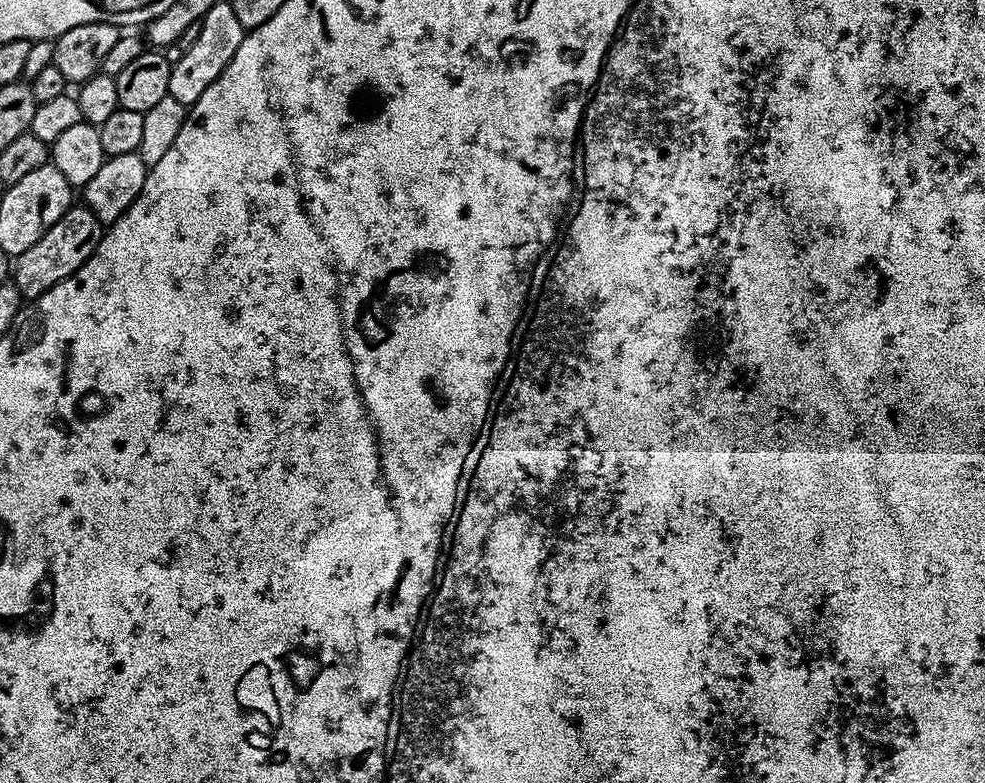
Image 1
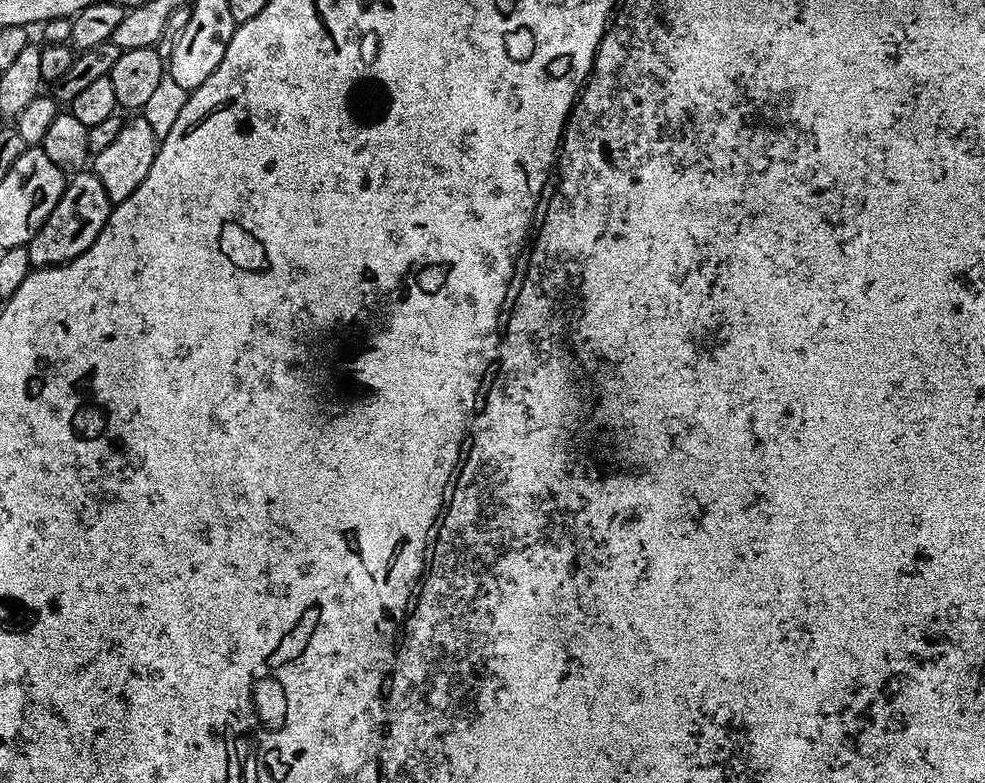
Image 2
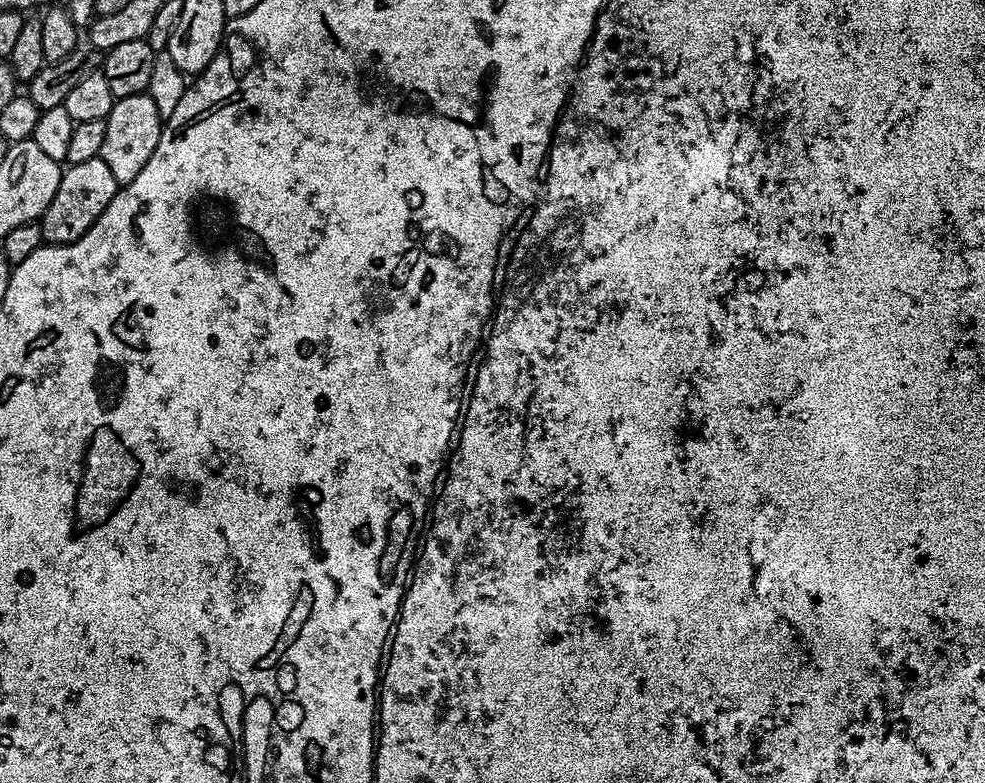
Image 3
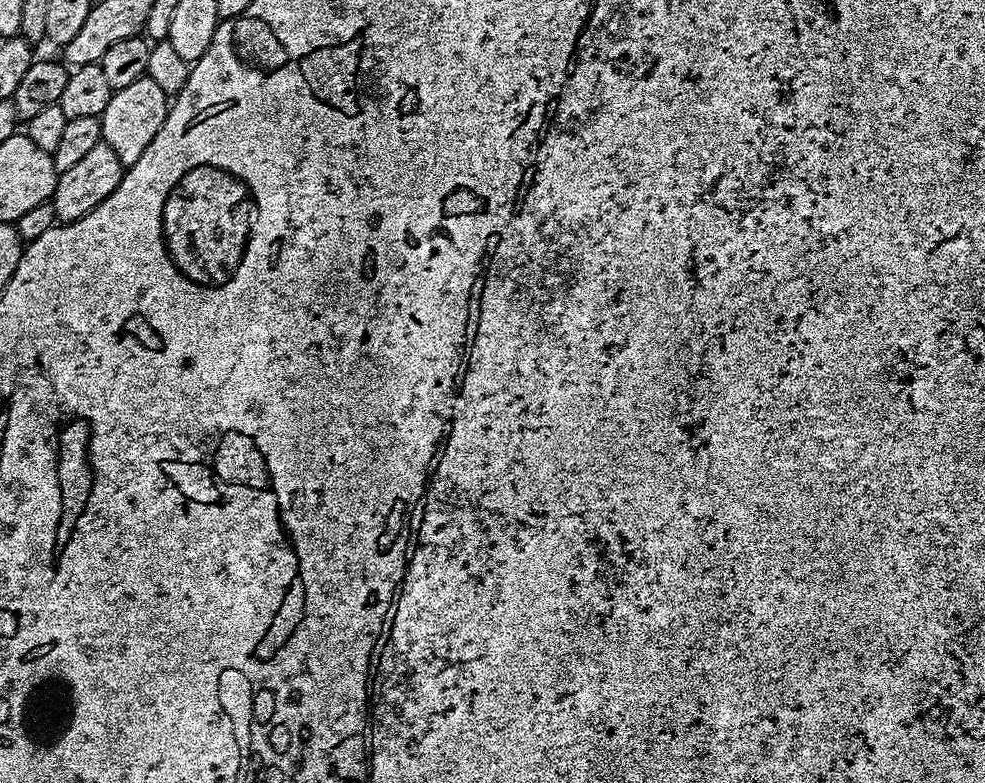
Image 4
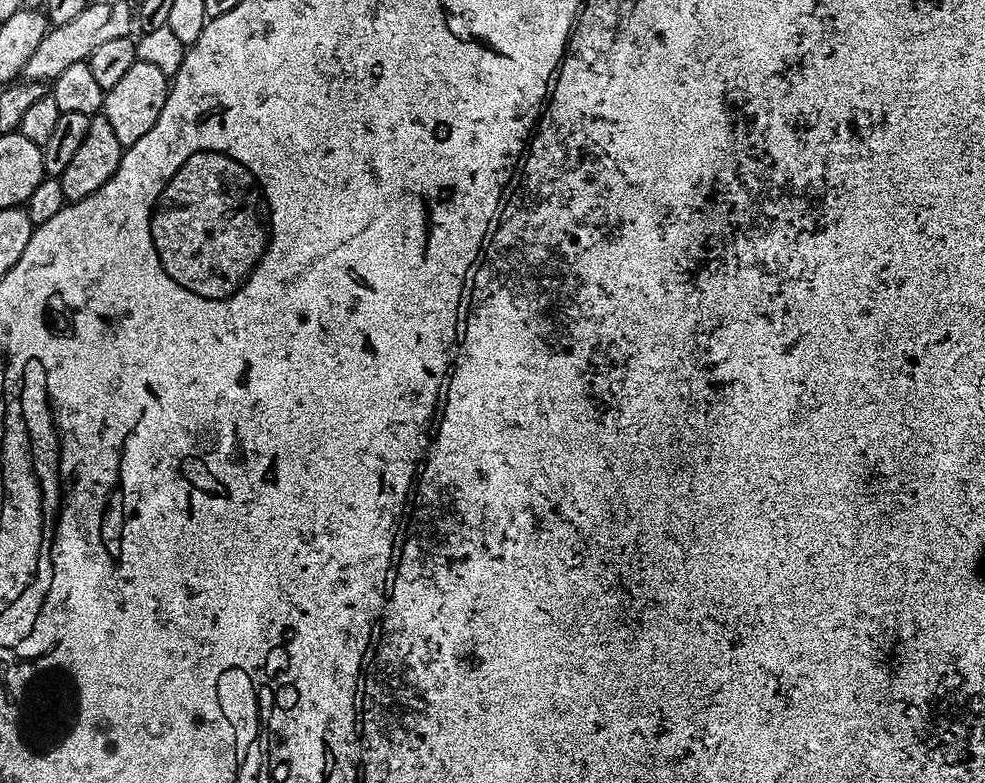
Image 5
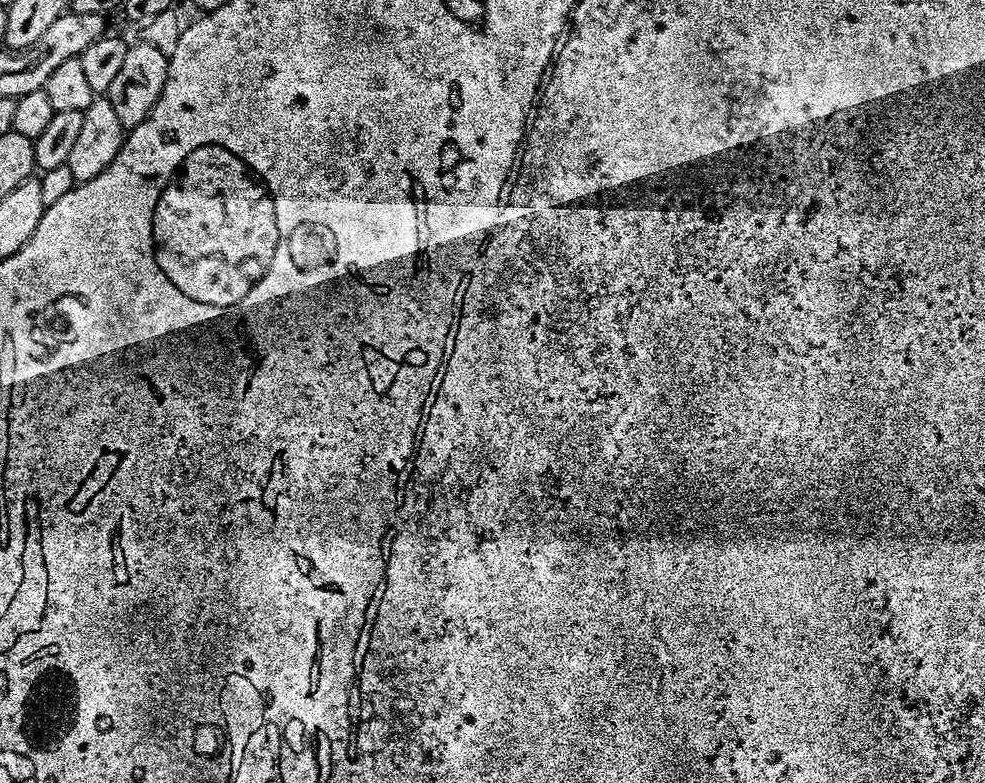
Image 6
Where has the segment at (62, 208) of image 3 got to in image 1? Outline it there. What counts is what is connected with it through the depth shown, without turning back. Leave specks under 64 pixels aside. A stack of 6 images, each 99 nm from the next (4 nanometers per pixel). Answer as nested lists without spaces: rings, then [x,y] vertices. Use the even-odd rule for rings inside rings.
[[[80,202],[73,203],[66,214],[62,214],[62,218],[58,218],[58,222],[54,222],[54,226],[50,226],[50,230],[46,230],[46,234],[42,234],[34,246],[30,246],[30,250],[15,257],[14,283],[21,297],[25,301],[34,302],[46,294],[46,290],[70,278],[70,274],[78,271],[92,257],[105,231],[105,225],[87,206]]]

